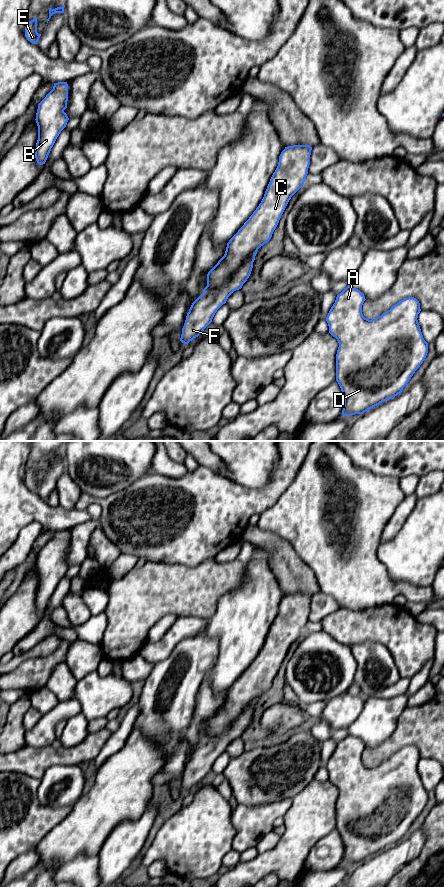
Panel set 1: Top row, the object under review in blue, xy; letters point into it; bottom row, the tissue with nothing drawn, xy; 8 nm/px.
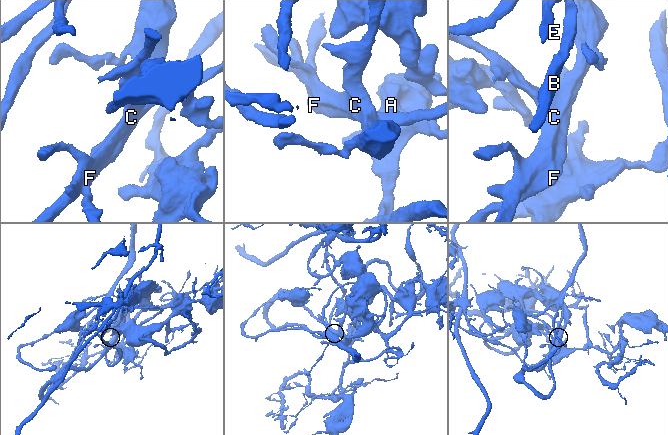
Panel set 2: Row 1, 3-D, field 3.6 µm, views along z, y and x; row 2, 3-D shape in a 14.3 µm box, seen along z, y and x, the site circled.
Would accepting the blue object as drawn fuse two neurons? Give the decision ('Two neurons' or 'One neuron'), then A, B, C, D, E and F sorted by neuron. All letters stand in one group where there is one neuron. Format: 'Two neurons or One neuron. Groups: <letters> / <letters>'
One neuron. Groups: A B C D E F

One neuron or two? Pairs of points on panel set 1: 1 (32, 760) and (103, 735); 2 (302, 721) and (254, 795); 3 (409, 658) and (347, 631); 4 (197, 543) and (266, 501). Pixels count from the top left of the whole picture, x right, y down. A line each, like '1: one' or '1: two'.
1: one
2: two
3: one
4: one

